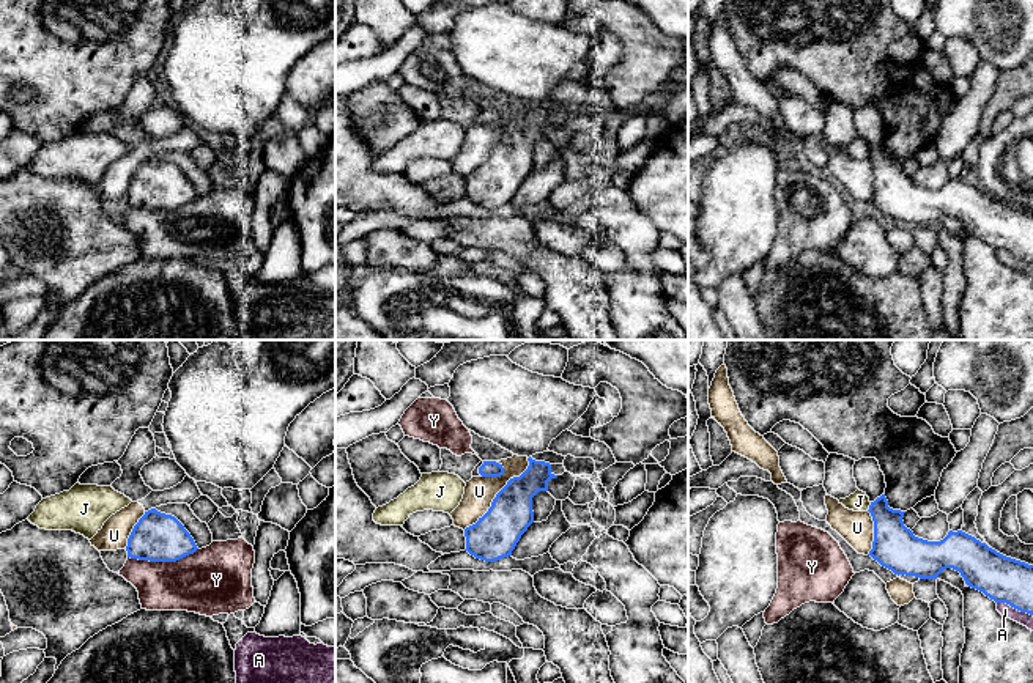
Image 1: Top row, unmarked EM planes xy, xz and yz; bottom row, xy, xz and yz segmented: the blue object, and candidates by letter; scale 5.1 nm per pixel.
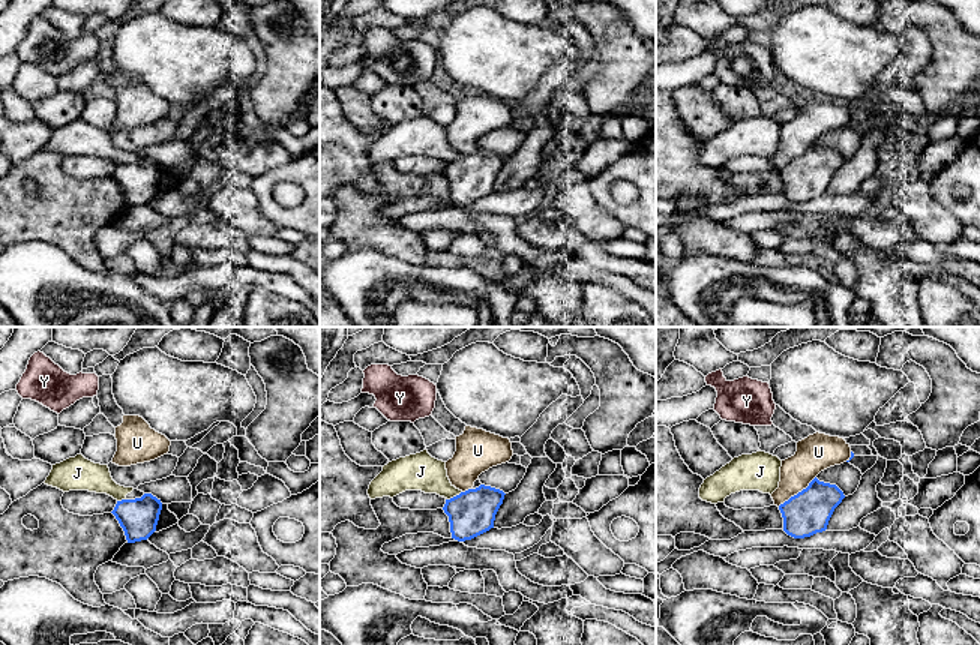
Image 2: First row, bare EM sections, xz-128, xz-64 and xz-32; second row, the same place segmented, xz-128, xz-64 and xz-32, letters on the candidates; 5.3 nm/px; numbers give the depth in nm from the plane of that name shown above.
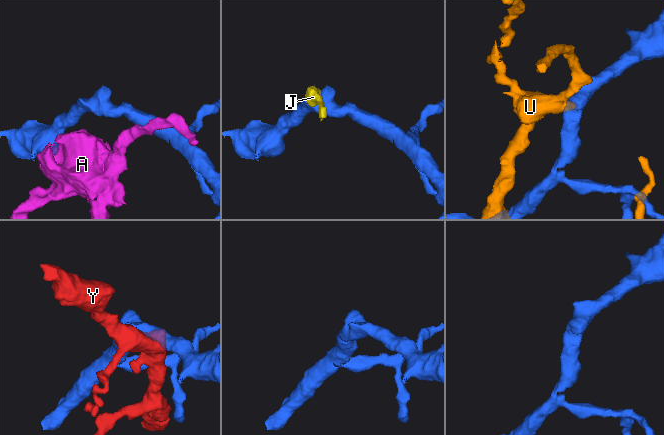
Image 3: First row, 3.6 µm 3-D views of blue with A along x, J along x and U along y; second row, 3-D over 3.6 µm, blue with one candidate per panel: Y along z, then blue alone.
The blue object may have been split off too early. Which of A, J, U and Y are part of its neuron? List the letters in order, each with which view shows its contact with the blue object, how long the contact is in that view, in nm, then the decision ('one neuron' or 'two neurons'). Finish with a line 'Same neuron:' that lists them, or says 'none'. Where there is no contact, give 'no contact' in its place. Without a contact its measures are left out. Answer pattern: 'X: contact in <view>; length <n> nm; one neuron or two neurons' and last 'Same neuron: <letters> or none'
A: contact in yz; length 200 nm; two neurons
J: contact in yz; length 50 nm; two neurons
U: contact in xz; length 500 nm; two neurons
Y: contact in xy; length 360 nm; two neurons
Same neuron: none

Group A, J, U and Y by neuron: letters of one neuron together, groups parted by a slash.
A / J / U / Y

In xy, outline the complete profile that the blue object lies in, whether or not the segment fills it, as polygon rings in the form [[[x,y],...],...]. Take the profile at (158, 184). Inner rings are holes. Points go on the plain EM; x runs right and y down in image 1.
[[[151,156],[128,186],[128,205],[150,209],[176,209],[197,198],[184,173],[172,162]]]

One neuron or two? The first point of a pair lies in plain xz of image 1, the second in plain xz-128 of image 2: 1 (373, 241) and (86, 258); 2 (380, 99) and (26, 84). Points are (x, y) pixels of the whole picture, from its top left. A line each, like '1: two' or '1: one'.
1: one
2: two

